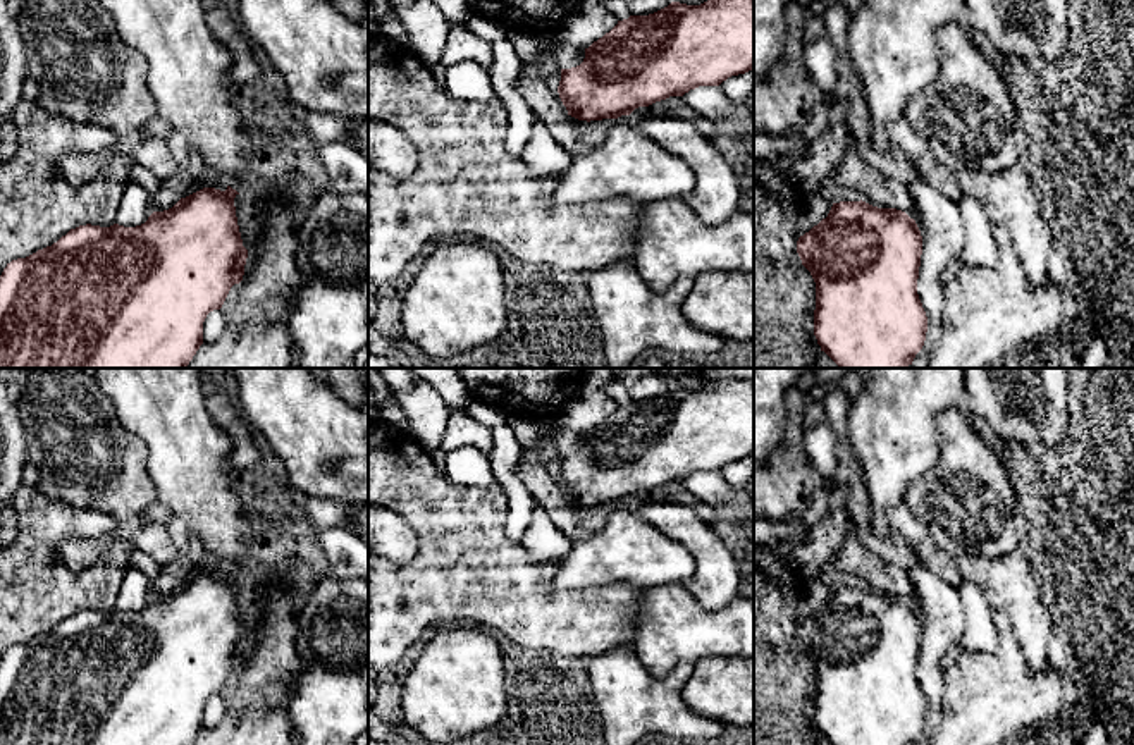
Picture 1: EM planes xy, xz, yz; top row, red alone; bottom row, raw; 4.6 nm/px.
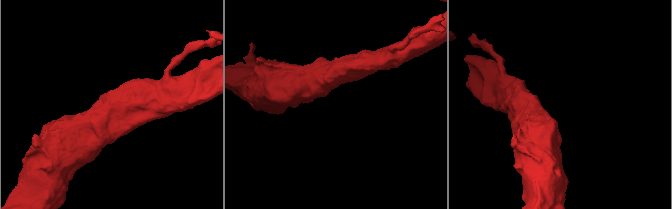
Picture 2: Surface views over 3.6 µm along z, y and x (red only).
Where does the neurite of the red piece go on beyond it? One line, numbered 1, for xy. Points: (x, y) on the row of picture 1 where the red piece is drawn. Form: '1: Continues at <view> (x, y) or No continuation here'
1: No continuation here

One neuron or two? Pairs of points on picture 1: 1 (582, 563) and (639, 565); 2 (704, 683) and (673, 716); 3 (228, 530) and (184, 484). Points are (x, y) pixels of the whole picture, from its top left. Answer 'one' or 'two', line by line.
1: one
2: two
3: one

